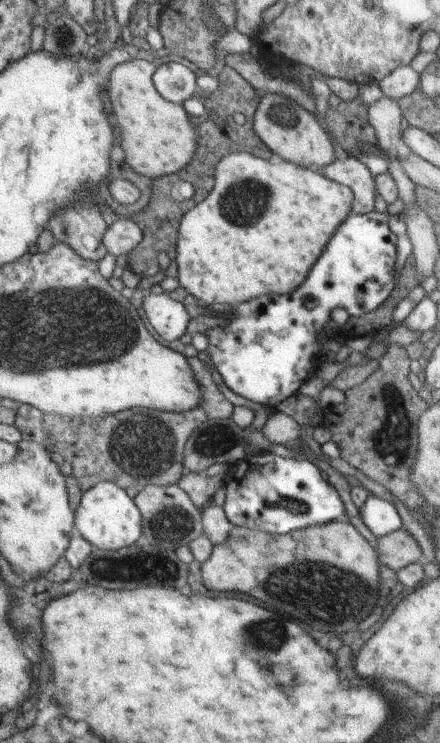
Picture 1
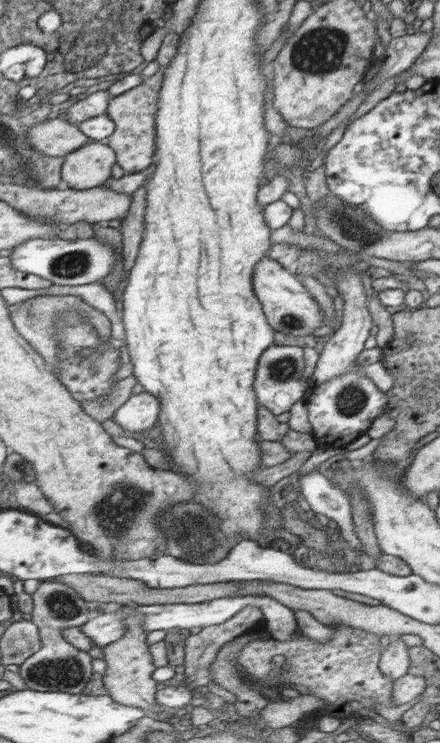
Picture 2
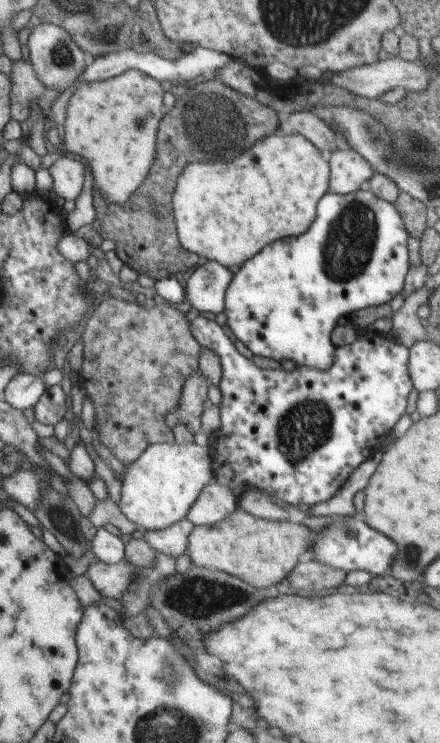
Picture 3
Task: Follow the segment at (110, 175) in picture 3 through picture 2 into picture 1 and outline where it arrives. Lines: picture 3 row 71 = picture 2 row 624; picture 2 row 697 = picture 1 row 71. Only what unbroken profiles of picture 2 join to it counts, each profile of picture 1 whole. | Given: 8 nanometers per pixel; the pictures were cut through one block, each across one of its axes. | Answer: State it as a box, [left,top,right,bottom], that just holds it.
[108,54,198,179]

